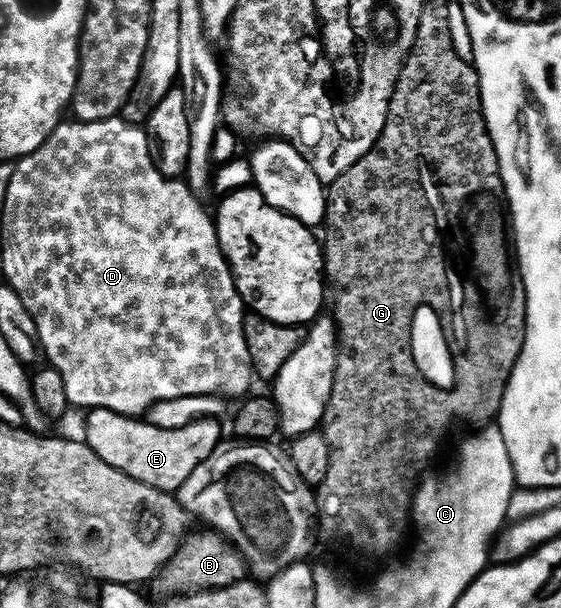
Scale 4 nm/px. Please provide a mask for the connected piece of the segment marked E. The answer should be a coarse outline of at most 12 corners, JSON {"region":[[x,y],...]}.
{"region":[[112,410],[85,441],[141,484],[177,492],[216,457],[210,416],[176,430]]}

